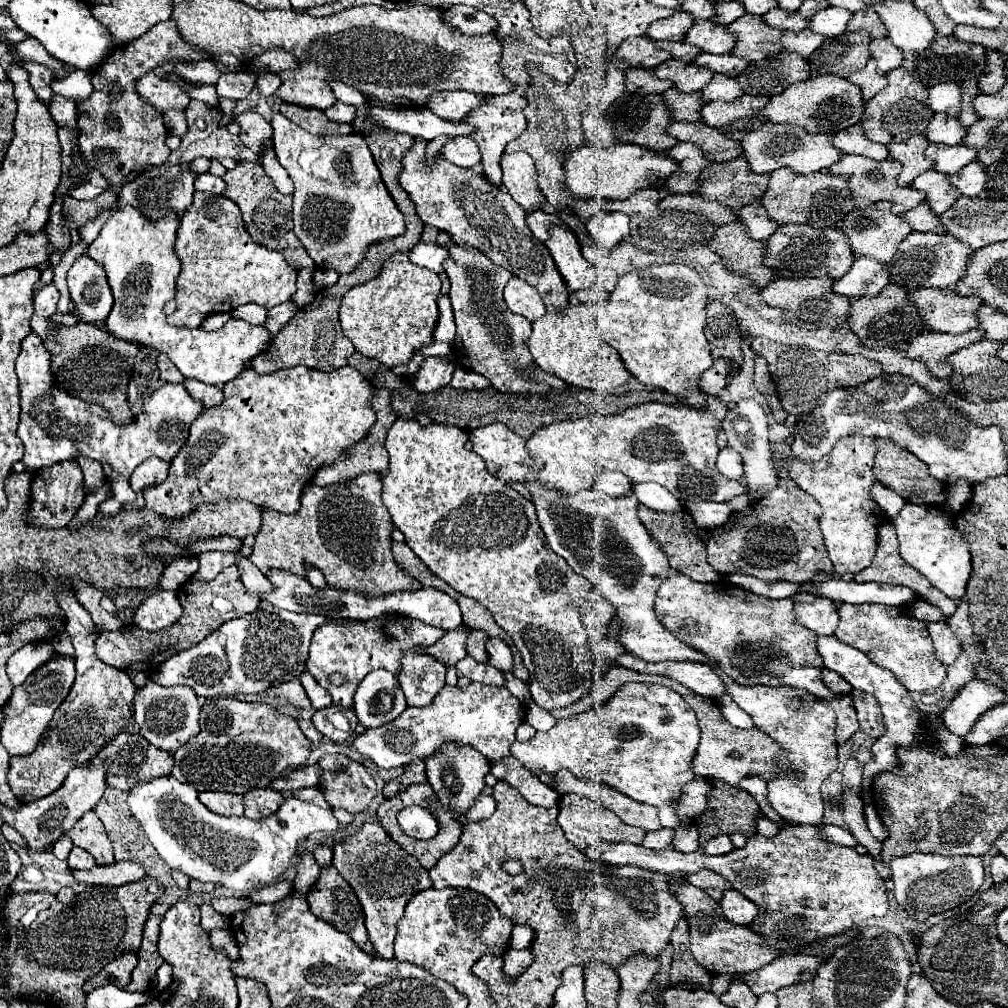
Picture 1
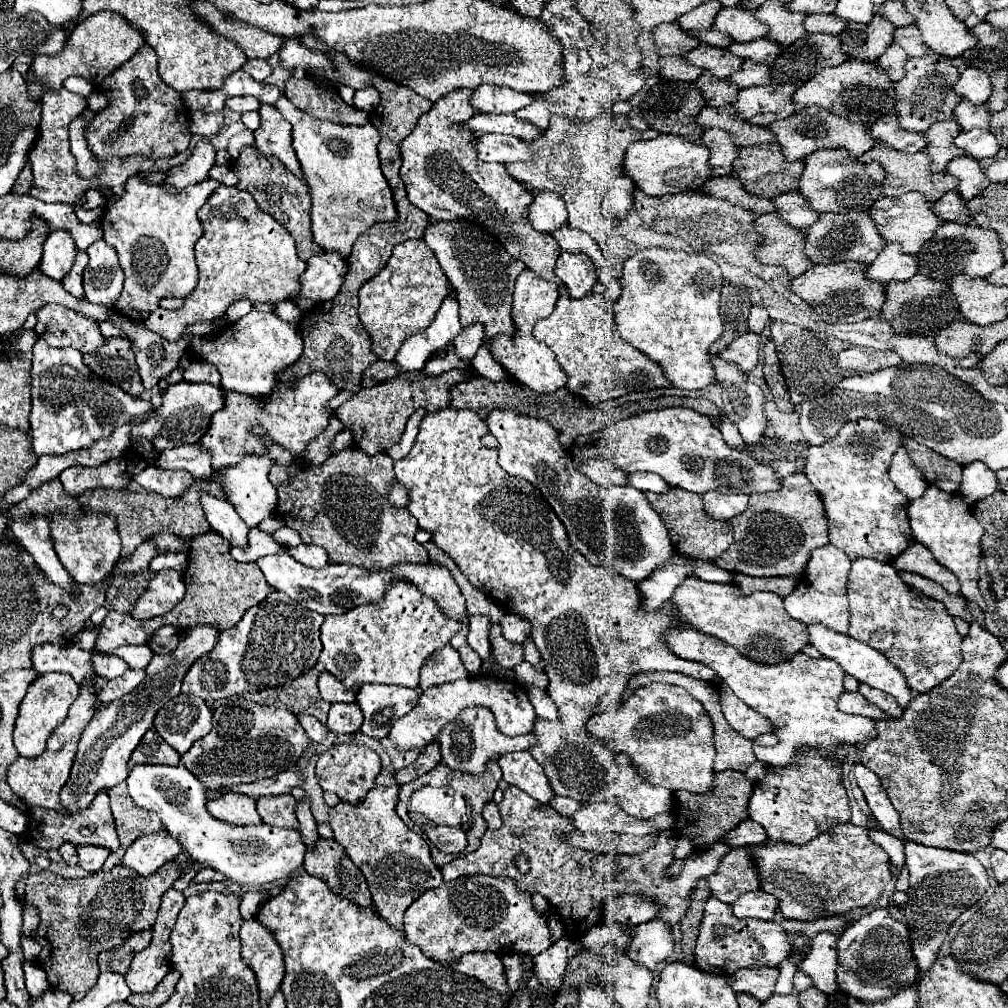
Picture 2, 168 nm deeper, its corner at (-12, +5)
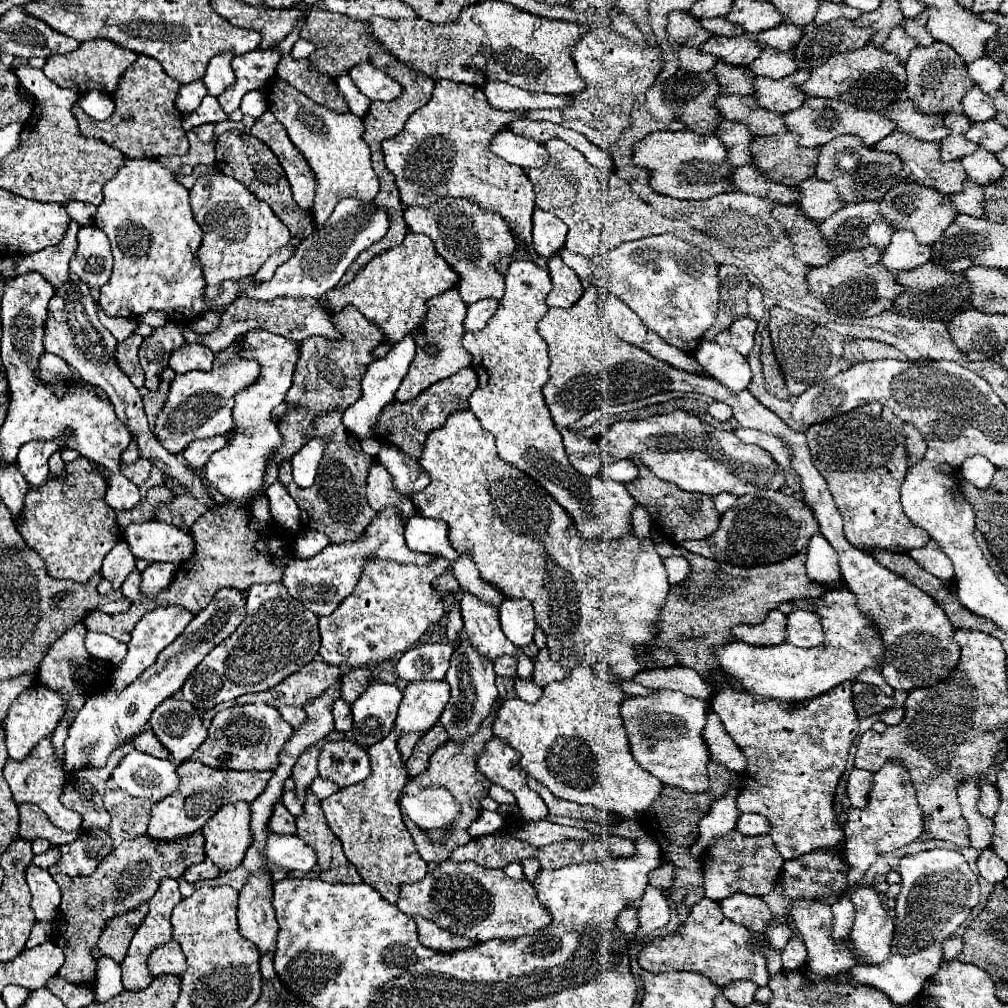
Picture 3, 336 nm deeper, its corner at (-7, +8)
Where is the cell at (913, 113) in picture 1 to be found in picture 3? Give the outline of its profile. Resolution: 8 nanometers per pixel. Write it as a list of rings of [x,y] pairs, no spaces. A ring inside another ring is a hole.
[[[934,42],[928,48],[914,48],[906,62],[906,94],[914,102],[916,112],[922,114],[948,114],[958,108],[962,96],[974,86],[966,72],[966,62],[948,46]]]

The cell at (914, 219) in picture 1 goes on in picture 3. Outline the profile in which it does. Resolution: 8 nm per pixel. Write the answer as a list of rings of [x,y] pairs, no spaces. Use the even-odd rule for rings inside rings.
[[[966,180],[962,184],[962,190],[960,192],[954,192],[948,196],[948,200],[954,204],[956,212],[960,214],[968,214],[968,216],[974,216],[974,218],[980,218],[982,216],[982,204],[984,204],[984,188],[972,184],[970,180]]]

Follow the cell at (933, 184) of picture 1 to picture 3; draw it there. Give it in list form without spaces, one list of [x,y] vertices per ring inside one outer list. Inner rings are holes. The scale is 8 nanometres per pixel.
[[[982,148],[968,156],[962,156],[960,162],[968,174],[968,180],[976,182],[978,186],[988,186],[996,182],[1004,172],[1004,166],[996,160],[996,156],[990,152],[984,152]]]

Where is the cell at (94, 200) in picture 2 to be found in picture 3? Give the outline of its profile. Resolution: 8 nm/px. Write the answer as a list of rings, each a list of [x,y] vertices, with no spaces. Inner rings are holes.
[[[68,202],[66,212],[70,214],[70,218],[74,218],[76,222],[80,222],[82,226],[92,226],[94,224],[94,214],[96,214],[96,206],[94,204],[86,204],[86,202]]]

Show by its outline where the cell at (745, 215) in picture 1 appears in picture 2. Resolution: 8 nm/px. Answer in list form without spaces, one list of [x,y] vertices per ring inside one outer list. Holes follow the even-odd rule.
[[[799,191],[775,197],[773,205],[777,209],[777,215],[797,229],[805,229],[805,227],[813,225],[821,215],[821,213],[815,213],[809,207],[809,203],[805,203],[805,197]]]

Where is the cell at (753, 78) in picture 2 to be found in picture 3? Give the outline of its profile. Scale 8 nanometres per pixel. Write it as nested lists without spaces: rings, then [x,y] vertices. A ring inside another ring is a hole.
[[[764,48],[760,56],[750,66],[746,66],[746,70],[750,76],[784,78],[796,72],[796,64],[792,60],[792,54],[788,52],[776,52],[772,48]]]

